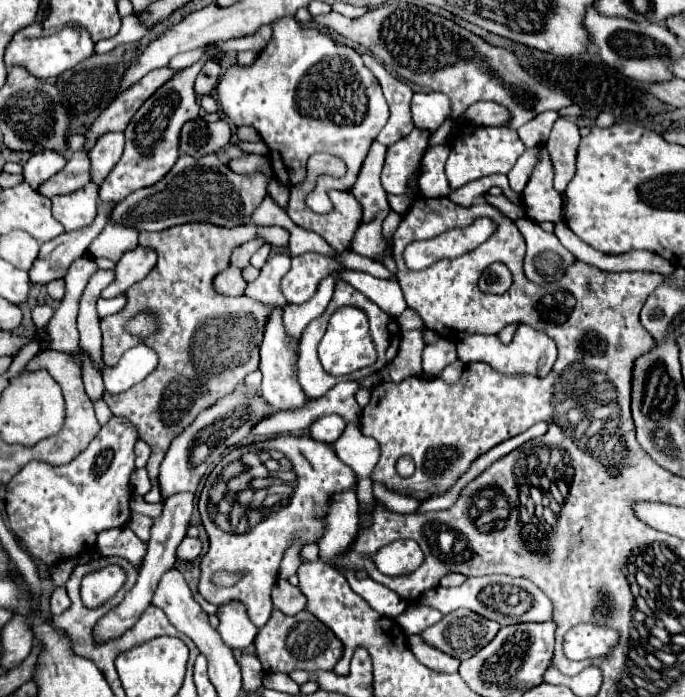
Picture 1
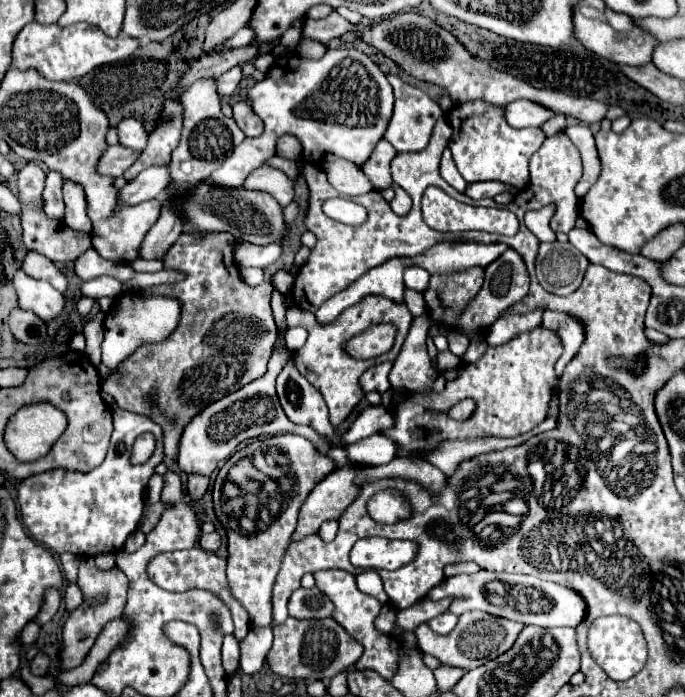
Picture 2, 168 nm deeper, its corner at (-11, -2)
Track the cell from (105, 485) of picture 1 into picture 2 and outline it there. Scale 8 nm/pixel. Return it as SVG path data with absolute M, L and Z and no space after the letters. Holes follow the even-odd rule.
M120 407L112 409L112 415L114 433L100 467L90 473L52 469L24 479L18 487L18 505L26 529L40 545L58 555L72 553L78 557L94 557L100 553L116 553L122 549L126 537L138 529L144 511L144 489L154 467L164 459L162 429L152 419ZM148 431L156 439L156 449L147 461L134 465L130 463L134 441Z

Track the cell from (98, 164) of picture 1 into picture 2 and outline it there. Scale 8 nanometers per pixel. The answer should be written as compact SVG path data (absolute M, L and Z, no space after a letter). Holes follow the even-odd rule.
M124 119L118 127L118 141L122 147L128 147L132 151L142 151L146 147L146 139L148 133L144 129L144 125L136 119Z

